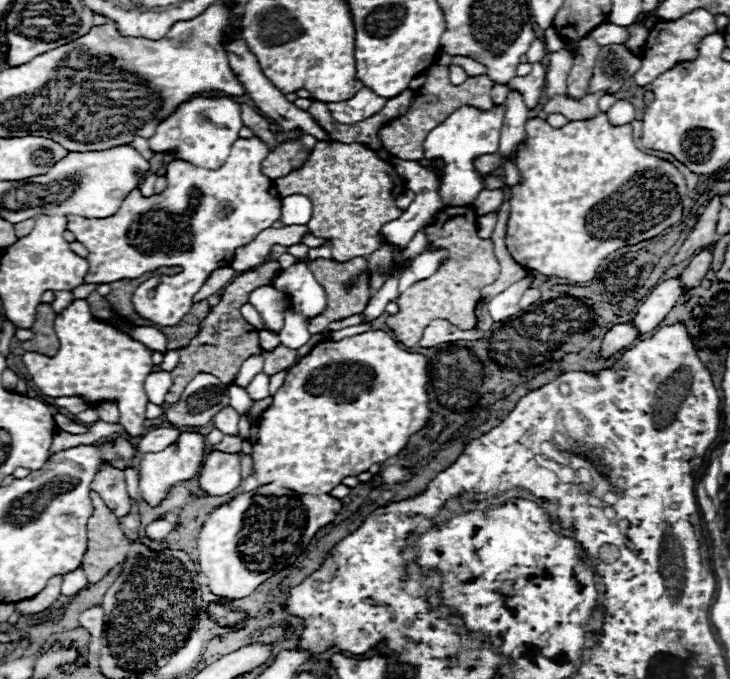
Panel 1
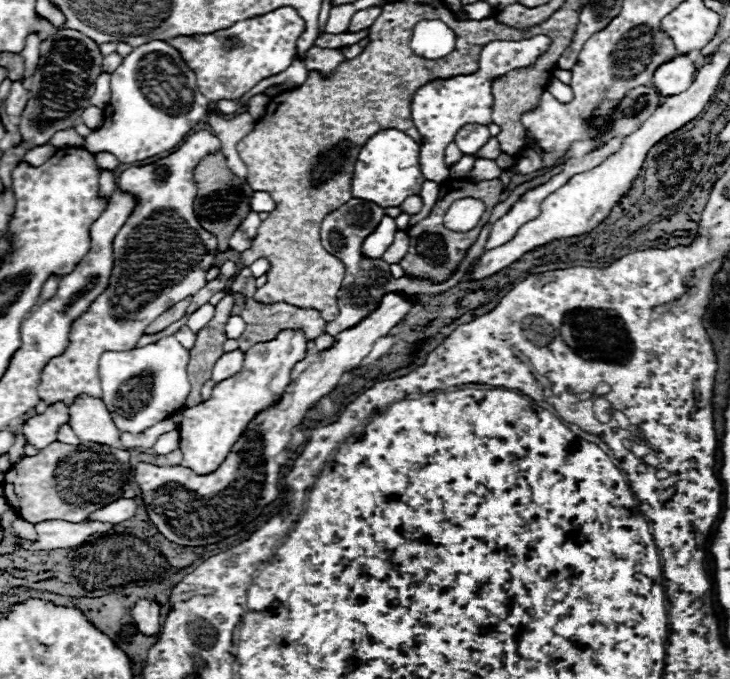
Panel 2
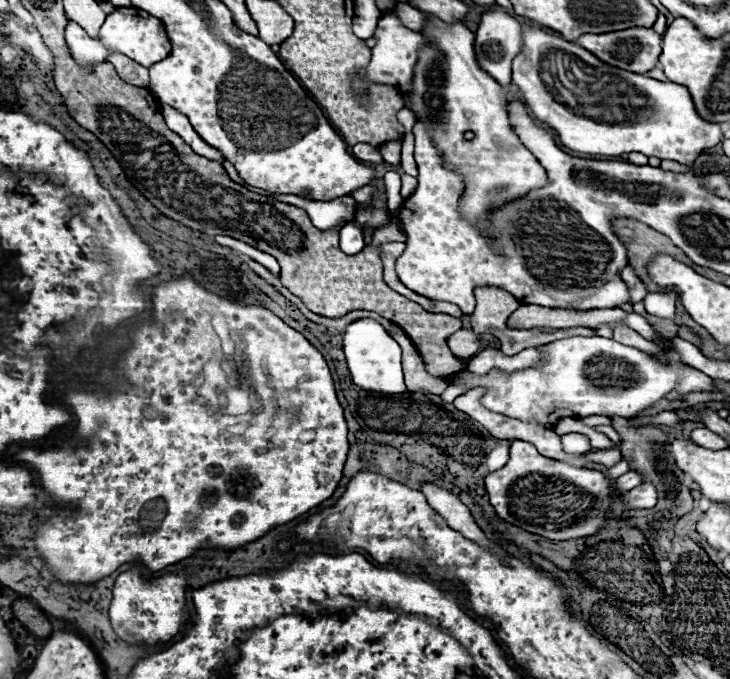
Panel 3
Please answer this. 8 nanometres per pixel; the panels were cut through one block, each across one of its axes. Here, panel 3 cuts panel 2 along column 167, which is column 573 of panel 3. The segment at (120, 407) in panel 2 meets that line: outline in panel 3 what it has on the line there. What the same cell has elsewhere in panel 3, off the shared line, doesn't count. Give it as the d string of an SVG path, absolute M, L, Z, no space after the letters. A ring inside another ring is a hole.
M602 336L554 340L540 346L540 352L544 356L544 364L538 368L532 366L516 372L492 368L486 376L460 370L450 376L450 384L462 384L466 392L472 388L484 388L486 394L482 396L482 404L490 412L512 416L516 420L532 420L548 430L554 430L562 418L570 416L634 418L638 412L652 408L652 404L668 398L672 392L676 392L678 398L684 398L690 392L714 390L714 380L692 366L680 362L660 362L638 348L618 344Z

